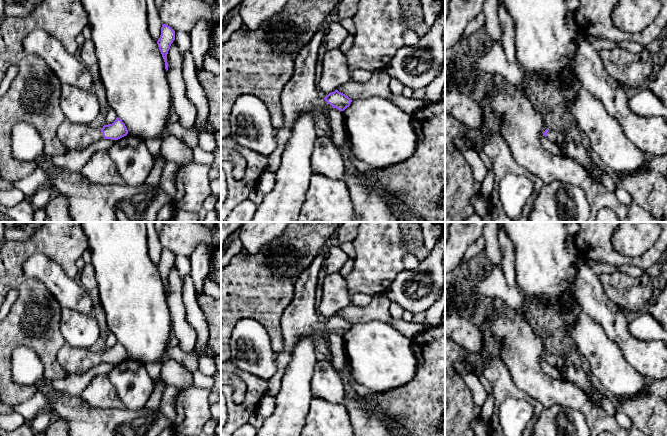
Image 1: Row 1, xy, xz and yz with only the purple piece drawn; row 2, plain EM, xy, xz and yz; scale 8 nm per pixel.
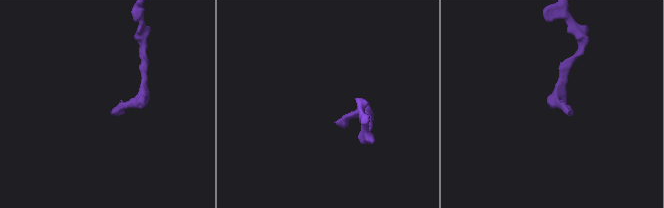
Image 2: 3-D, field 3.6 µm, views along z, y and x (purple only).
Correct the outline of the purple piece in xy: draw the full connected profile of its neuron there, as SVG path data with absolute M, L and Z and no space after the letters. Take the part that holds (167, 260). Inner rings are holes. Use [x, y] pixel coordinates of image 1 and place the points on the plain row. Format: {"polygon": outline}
{"polygon": "M162 248L161 259L157 265L157 268L165 286L166 295L168 294L167 278L174 264L175 255L170 250Z"}

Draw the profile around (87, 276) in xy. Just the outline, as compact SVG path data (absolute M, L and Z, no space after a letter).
M85 264L80 273L81 285L90 293L95 293L97 288L97 281L95 278L95 270L92 264Z

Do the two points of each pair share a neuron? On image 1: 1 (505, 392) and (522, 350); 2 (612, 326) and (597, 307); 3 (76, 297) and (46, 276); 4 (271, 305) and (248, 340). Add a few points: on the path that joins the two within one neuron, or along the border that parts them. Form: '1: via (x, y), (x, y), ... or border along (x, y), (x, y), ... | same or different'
1: border along (500, 360), (506, 367), (513, 382), (527, 394) | different
2: via (611, 321), (602, 312) | same
3: via (69, 294), (53, 278) | same
4: border along (237, 321), (257, 320), (271, 344) | different

